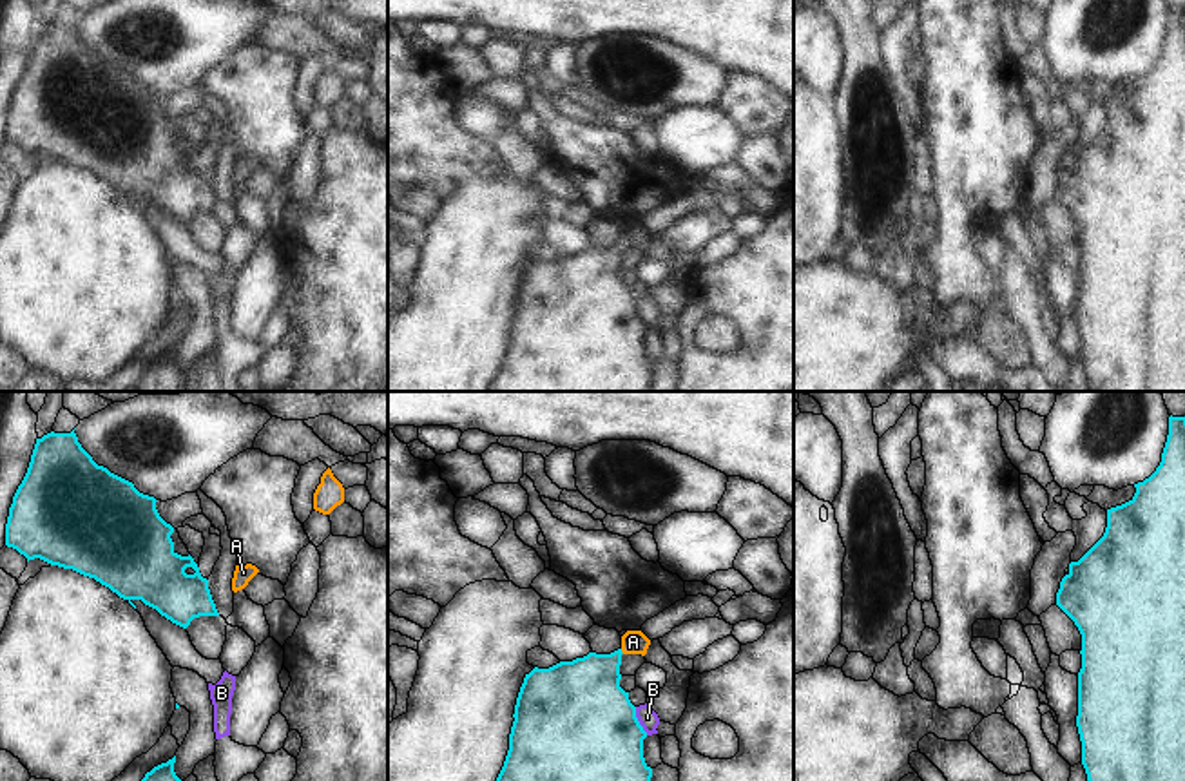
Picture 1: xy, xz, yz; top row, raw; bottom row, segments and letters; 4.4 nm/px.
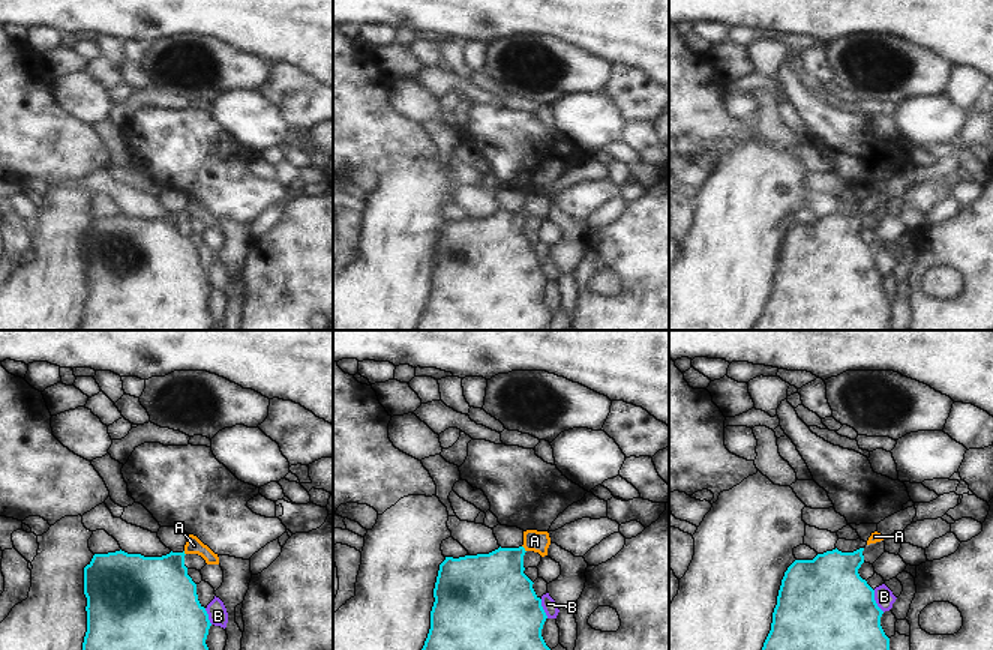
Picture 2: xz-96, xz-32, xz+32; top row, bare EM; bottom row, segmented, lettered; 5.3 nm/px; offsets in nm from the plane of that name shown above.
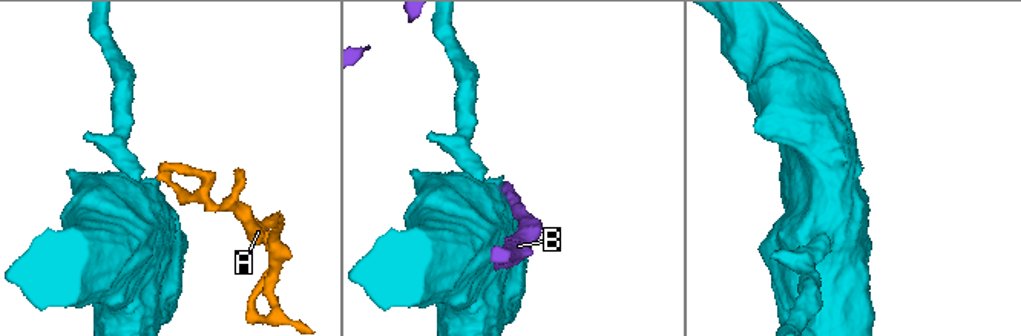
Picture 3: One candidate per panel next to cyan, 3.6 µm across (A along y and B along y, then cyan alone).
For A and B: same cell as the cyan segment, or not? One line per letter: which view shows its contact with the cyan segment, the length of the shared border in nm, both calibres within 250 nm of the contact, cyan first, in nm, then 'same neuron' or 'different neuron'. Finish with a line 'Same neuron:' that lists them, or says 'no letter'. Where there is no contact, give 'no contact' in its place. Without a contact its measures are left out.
A: xz | 30 nm | 320/110 nm | different neuron
B: xz | 140 nm | 480/90 nm | different neuron
Same neuron: no letter

